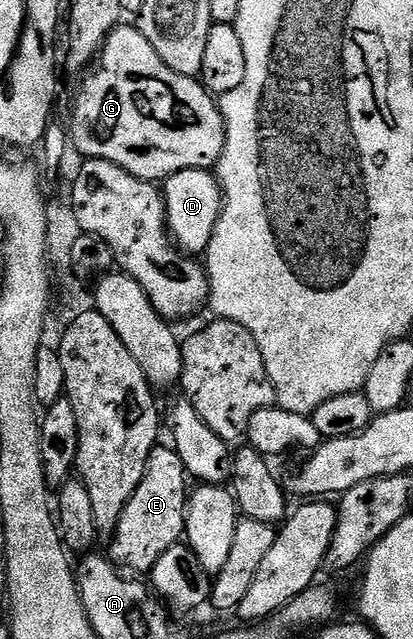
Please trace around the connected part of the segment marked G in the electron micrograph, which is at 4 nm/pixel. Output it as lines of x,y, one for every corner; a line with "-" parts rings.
121,24
115,30
109,32
108,38
104,42
104,48
98,55
98,61
88,76
89,78
81,84
80,91
76,94
76,103
72,106
72,122
70,118
71,145
78,153
84,154
80,156
83,156
85,159
101,158
102,160
110,160
110,164
118,164
118,168
130,172
130,176
140,178
144,182
160,184
174,172
182,172
183,170
212,170
224,154
226,128
224,127
225,121
217,99
208,93
208,89
205,88
199,77
191,78
190,76
182,76
178,72
174,72
174,68
170,68
170,64
166,64
166,60
162,60
162,56
158,56
158,52
154,52
154,44
150,44
150,40
146,40
146,36
142,36
142,32
135,25
127,26
127,24

